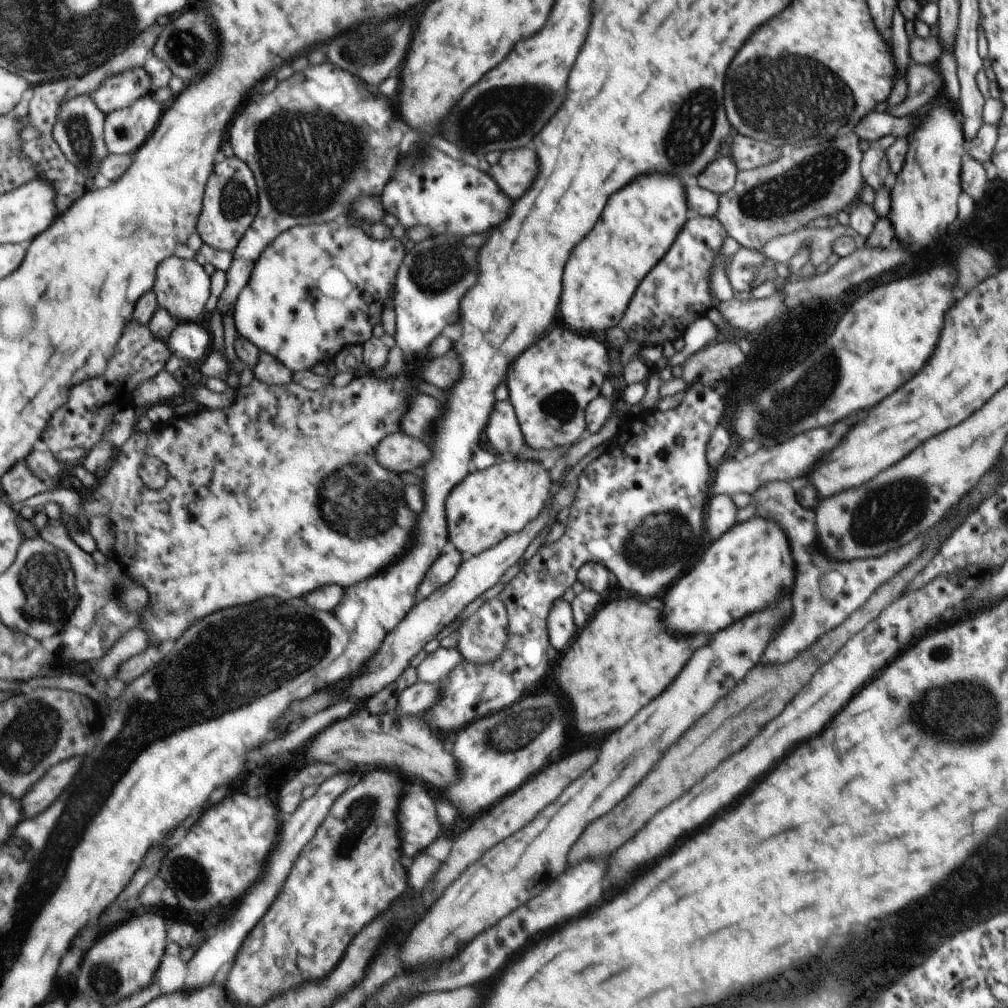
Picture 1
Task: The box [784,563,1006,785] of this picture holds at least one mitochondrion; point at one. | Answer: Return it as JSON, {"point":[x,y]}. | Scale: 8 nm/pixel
{"point":[969,704]}

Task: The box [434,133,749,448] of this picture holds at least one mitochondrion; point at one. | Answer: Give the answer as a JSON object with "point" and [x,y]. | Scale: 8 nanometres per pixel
{"point":[560,406]}

